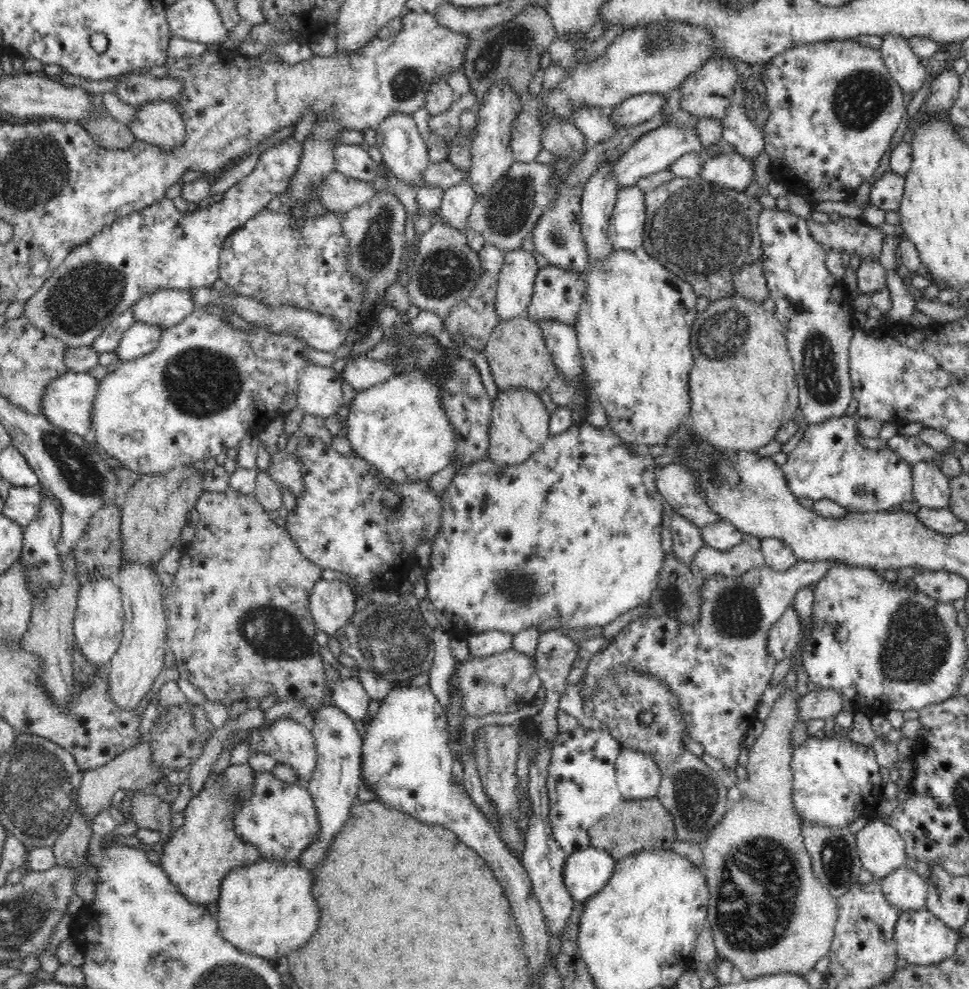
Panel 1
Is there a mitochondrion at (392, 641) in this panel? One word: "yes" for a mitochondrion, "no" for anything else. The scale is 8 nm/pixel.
yes

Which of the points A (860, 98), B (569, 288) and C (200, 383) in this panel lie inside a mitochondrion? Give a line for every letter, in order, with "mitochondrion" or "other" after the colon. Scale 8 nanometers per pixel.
A: mitochondrion
B: other
C: mitochondrion

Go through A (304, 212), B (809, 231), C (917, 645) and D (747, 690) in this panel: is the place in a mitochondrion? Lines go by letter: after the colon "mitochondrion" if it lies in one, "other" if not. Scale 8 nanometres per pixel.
A: other
B: other
C: mitochondrion
D: other

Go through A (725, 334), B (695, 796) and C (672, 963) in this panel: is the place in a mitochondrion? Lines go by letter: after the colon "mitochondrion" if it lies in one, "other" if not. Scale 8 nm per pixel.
A: mitochondrion
B: mitochondrion
C: other

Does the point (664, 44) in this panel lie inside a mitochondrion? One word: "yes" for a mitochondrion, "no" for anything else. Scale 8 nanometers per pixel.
yes

